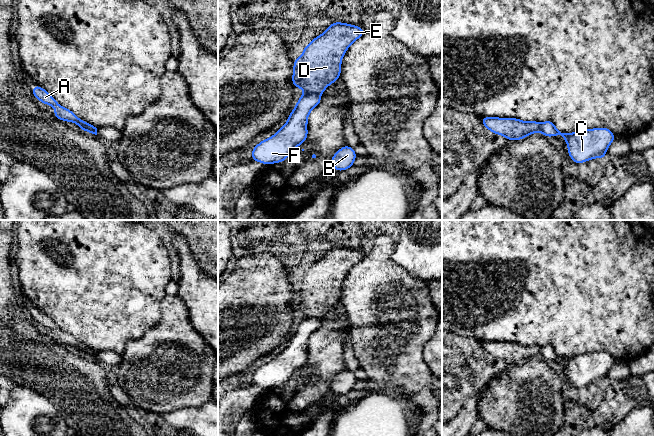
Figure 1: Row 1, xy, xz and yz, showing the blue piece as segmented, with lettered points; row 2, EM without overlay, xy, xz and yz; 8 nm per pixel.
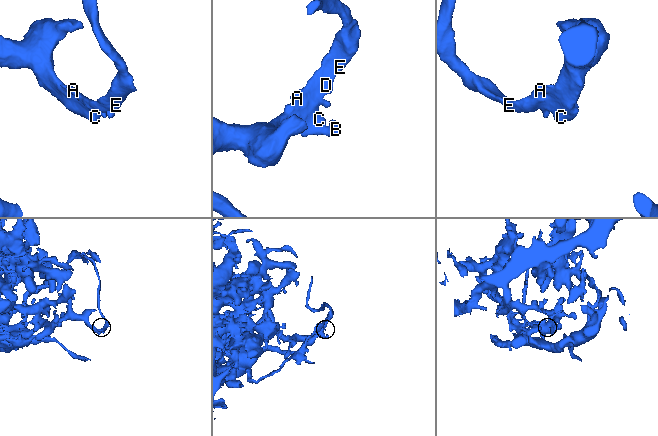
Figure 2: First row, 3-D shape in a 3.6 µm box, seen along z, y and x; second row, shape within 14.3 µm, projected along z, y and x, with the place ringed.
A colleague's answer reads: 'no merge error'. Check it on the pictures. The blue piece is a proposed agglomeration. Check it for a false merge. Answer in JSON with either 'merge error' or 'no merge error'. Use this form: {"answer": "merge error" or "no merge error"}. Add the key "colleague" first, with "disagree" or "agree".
{"colleague": "disagree", "answer": "merge error"}

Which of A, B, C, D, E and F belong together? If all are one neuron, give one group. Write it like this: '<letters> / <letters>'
A D E / B C F

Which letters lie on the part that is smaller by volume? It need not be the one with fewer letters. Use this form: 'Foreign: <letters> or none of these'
Foreign: A, D, E

